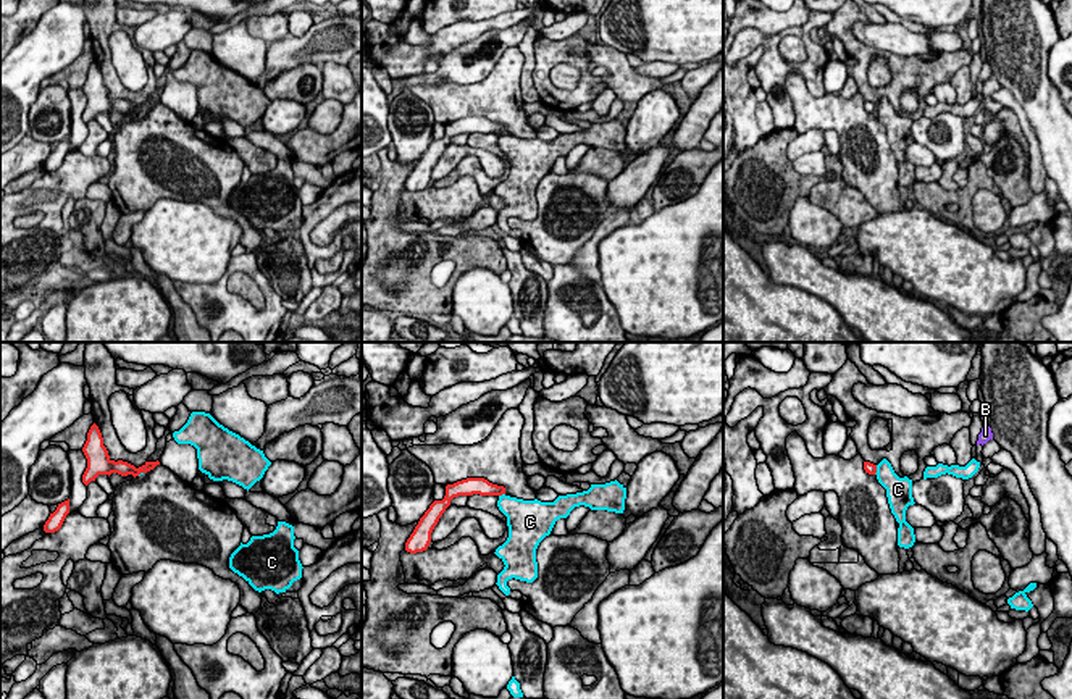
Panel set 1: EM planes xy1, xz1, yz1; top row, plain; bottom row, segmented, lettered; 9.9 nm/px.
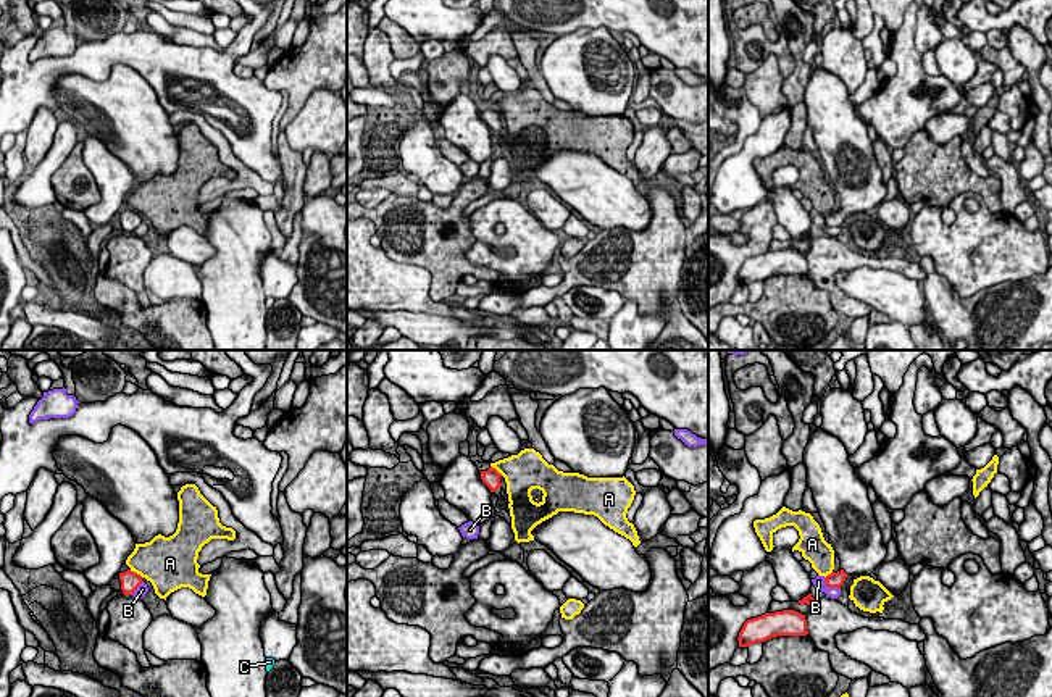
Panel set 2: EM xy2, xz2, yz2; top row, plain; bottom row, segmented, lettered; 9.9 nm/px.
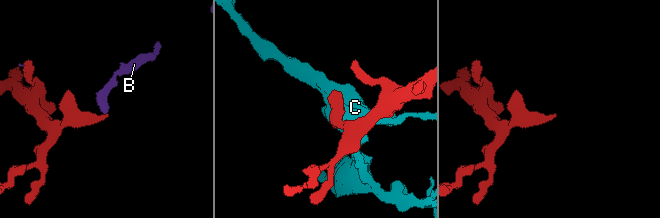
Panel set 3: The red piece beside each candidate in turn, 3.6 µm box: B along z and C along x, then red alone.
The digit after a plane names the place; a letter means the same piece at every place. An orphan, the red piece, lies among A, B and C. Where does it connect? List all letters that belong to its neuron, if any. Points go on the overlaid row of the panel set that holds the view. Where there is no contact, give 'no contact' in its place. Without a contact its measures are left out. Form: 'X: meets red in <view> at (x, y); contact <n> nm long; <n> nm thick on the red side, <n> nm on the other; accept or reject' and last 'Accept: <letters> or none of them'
A: meets red in xy2 at (136, 573); contact 160 nm long; 190 nm thick on the red side, 420 nm on the other; reject
B: meets red in yz2 at (830, 586); contact 220 nm long; 160 nm thick on the red side, 120 nm on the other; reject
C: meets red in xz1 at (501, 494); contact 70 nm long; 170 nm thick on the red side, 280 nm on the other; reject
Accept: none of them

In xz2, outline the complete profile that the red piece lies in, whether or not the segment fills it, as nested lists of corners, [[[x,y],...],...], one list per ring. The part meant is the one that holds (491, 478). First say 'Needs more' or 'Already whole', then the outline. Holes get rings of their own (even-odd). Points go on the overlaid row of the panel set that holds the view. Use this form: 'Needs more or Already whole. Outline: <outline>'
Needs more. Outline: [[[492,466],[487,471],[481,471],[482,482],[491,489],[492,494],[495,494],[499,497],[495,511],[500,513],[502,510],[507,510],[510,513],[508,494],[507,494],[507,490],[503,492],[500,489],[500,486],[502,486],[500,476],[502,474]]]

